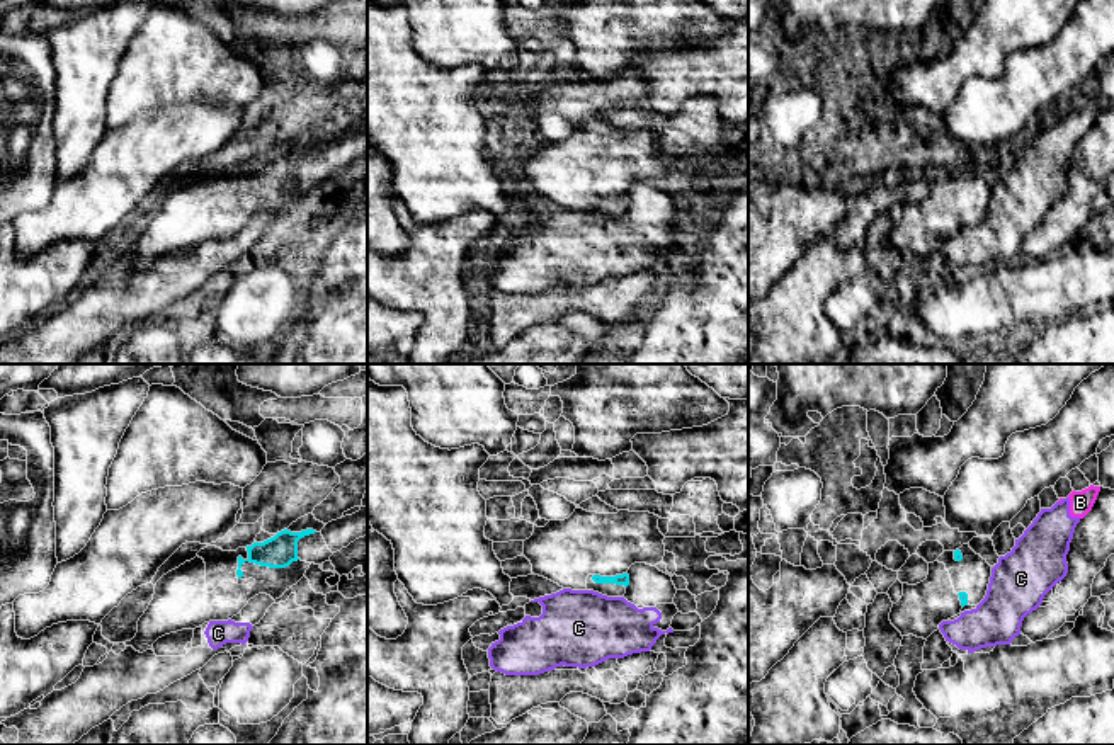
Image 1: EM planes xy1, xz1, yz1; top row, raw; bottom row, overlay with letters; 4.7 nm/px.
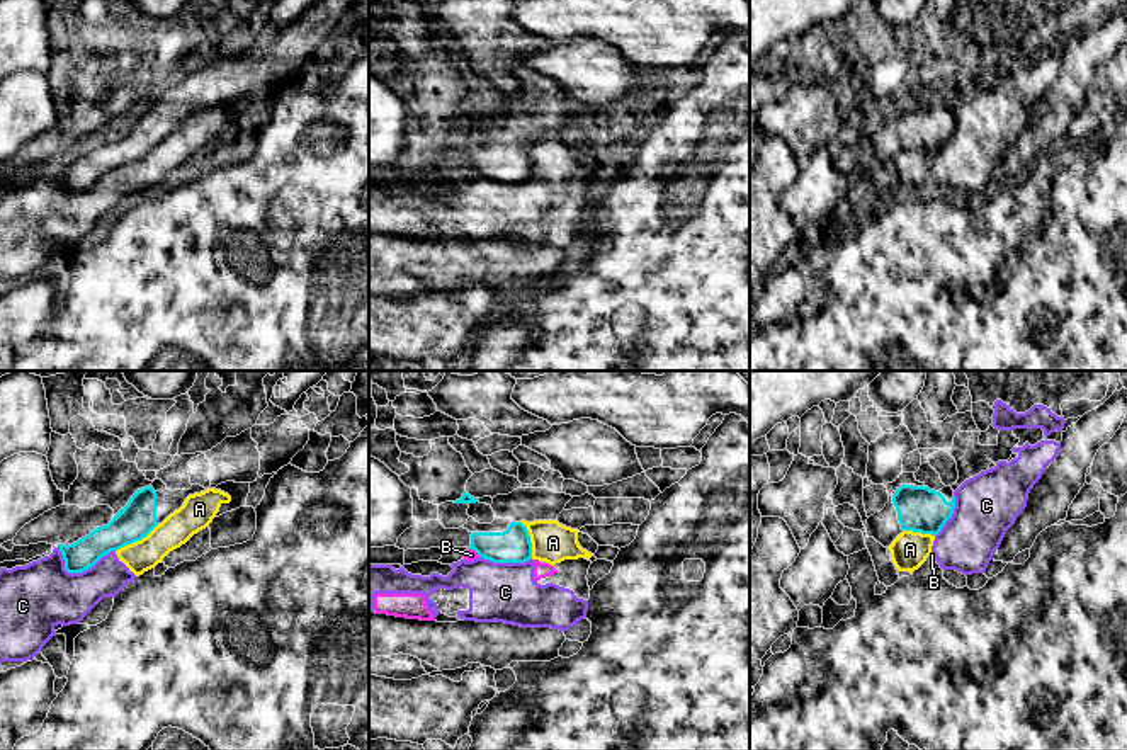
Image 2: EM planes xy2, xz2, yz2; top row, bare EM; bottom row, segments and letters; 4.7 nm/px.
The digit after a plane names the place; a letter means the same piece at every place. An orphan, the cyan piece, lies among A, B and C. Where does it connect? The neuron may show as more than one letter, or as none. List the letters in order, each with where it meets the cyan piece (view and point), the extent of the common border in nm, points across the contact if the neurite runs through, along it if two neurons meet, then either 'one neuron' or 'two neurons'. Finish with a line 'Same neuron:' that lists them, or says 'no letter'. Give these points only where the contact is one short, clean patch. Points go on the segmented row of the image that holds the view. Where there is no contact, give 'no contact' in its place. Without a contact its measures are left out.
A: meets cyan in xy2 at (136, 539); contact 240 nm long; border along xy2 (158, 524), (140, 539), (116, 551); two neurons
B: meets cyan in xz2 at (476, 551); contact 80 nm long; border along xz2 (470, 548), (481, 556); two neurons
C: meets cyan in xy2 at (79, 572); contact 280 nm long; two neurons
Same neuron: no letter

